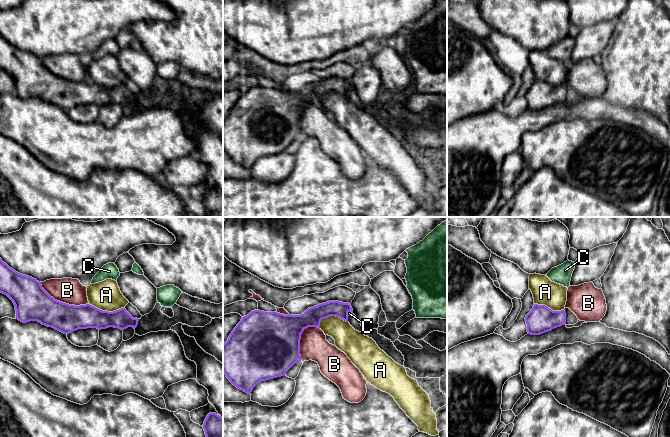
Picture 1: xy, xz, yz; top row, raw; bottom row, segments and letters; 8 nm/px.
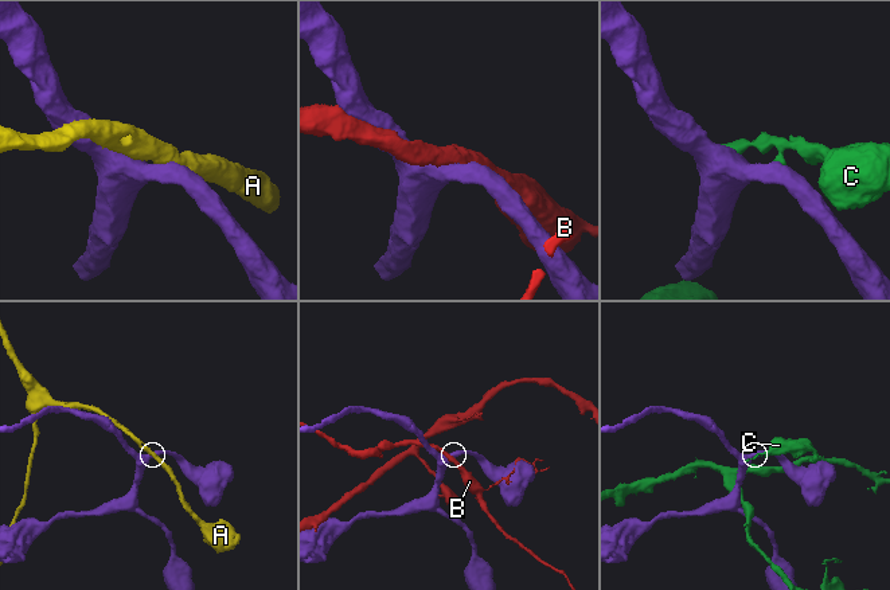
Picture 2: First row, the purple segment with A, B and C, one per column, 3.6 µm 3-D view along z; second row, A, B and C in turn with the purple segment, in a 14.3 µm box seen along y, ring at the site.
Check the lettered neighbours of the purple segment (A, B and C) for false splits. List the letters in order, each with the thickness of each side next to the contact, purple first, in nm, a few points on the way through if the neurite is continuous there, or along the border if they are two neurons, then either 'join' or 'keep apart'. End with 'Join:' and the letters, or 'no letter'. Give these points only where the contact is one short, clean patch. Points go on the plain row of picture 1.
A: calibres 190 and 240 nm; border xy (89, 79), (108, 87), (124, 84); keep apart
B: calibres 280 and 200 nm; keep apart
C: calibres 130 and 30 nm; keep apart
Join: no letter

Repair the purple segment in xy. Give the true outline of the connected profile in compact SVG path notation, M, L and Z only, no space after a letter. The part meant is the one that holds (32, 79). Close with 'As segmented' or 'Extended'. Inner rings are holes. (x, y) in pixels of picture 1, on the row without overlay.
M1 34L0 68L13 77L16 95L19 97L23 99L38 97L64 110L87 104L135 105L139 97L125 84L108 88L90 80L75 82L57 77L42 64L41 58L16 48Z. As segmented

